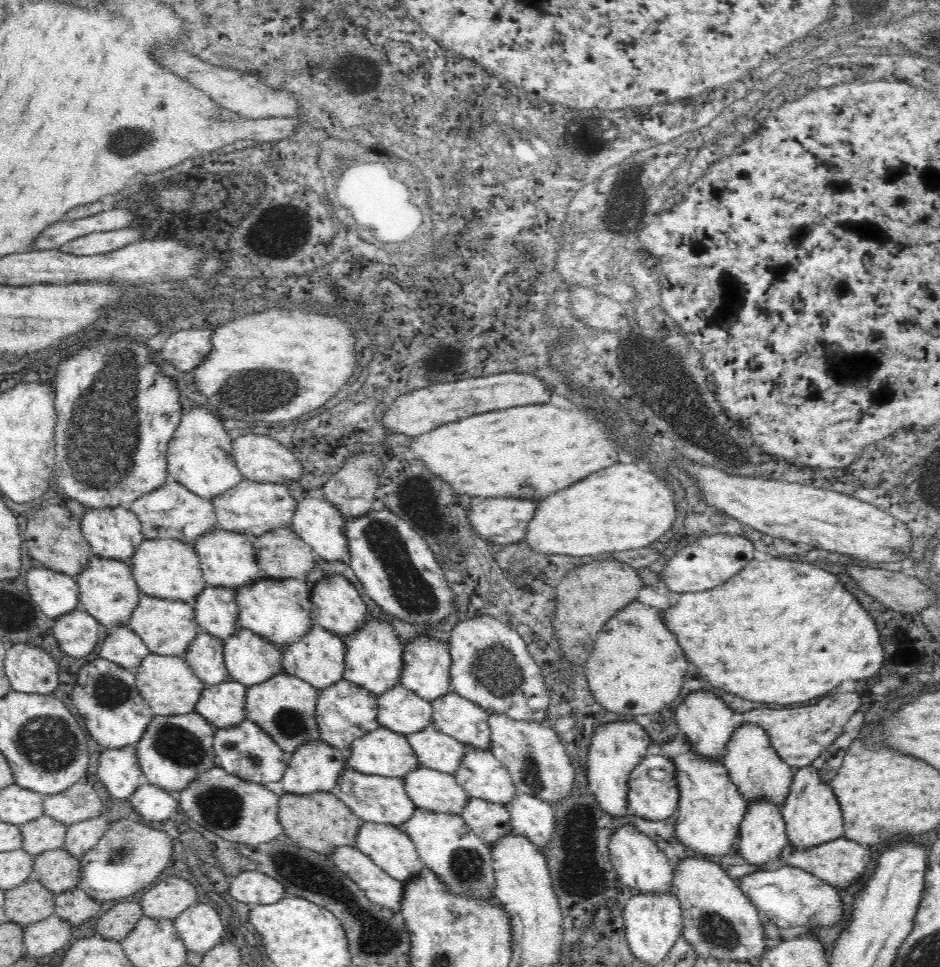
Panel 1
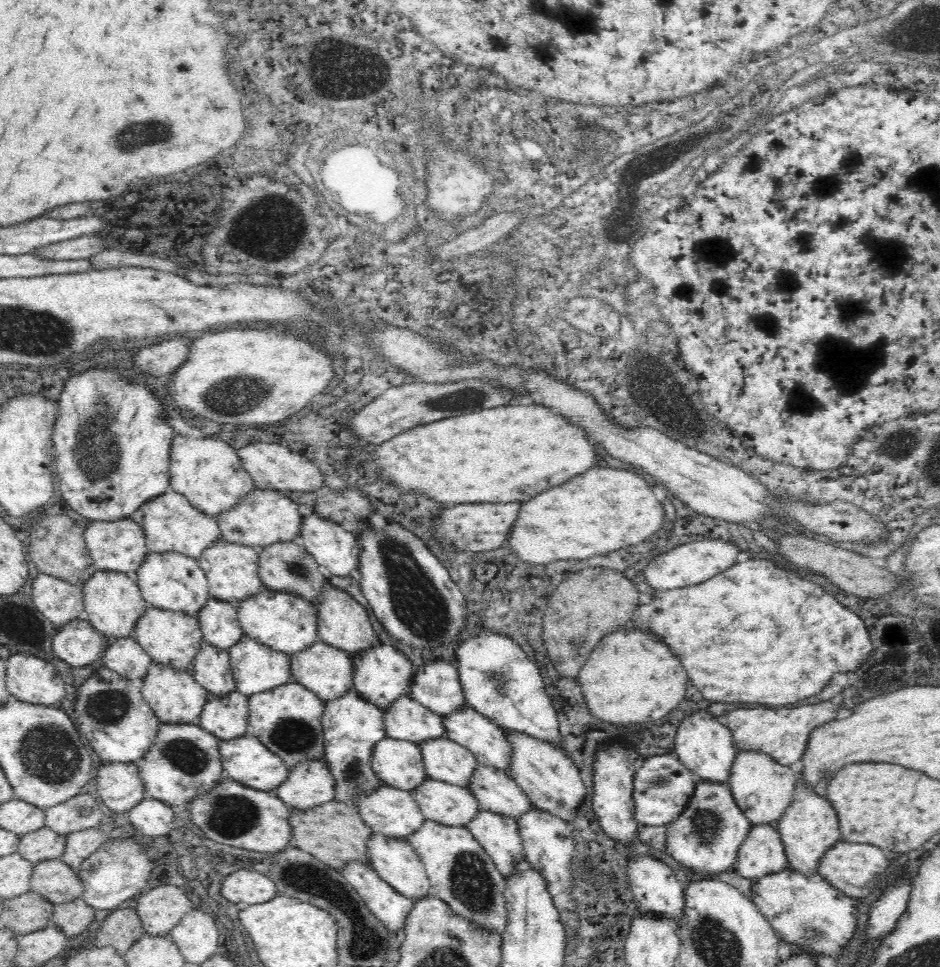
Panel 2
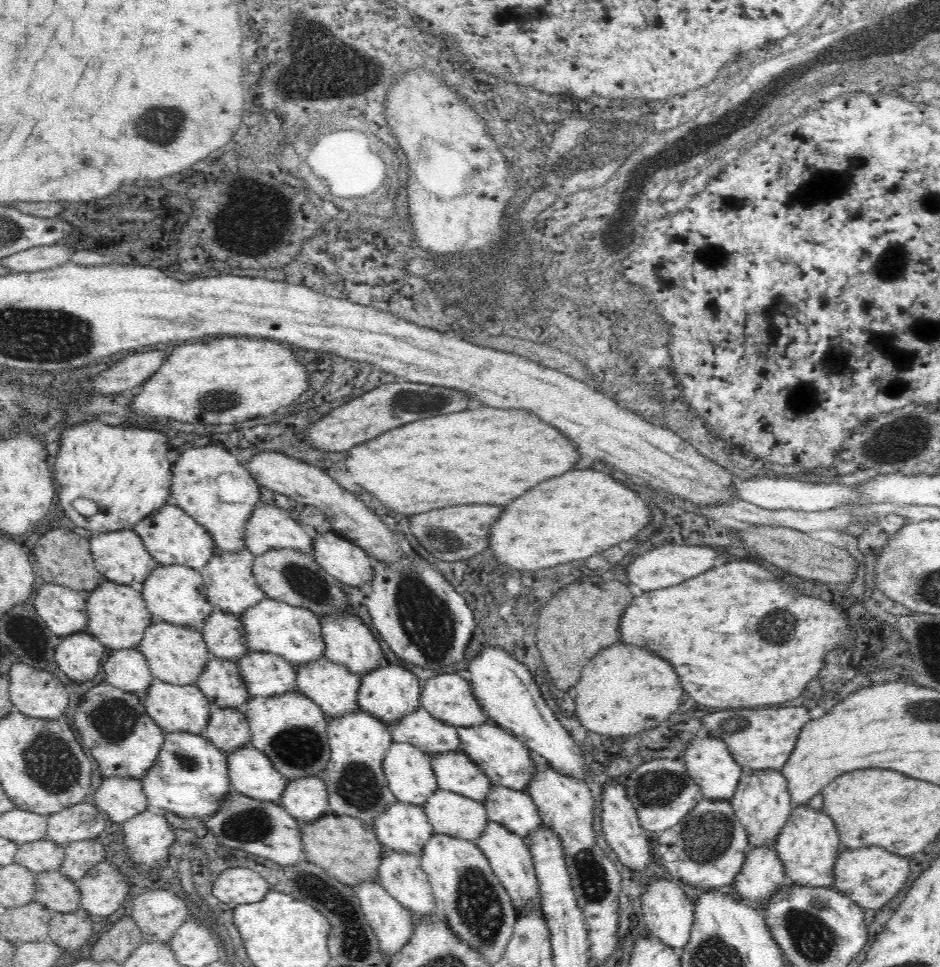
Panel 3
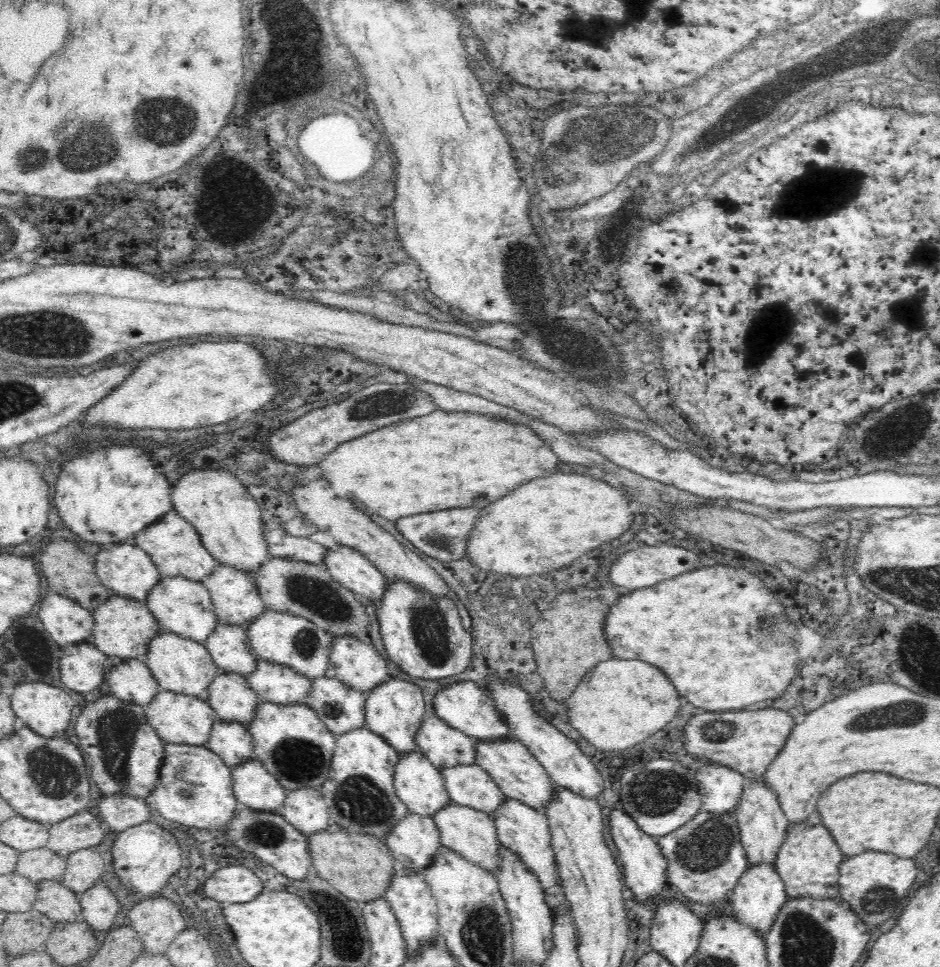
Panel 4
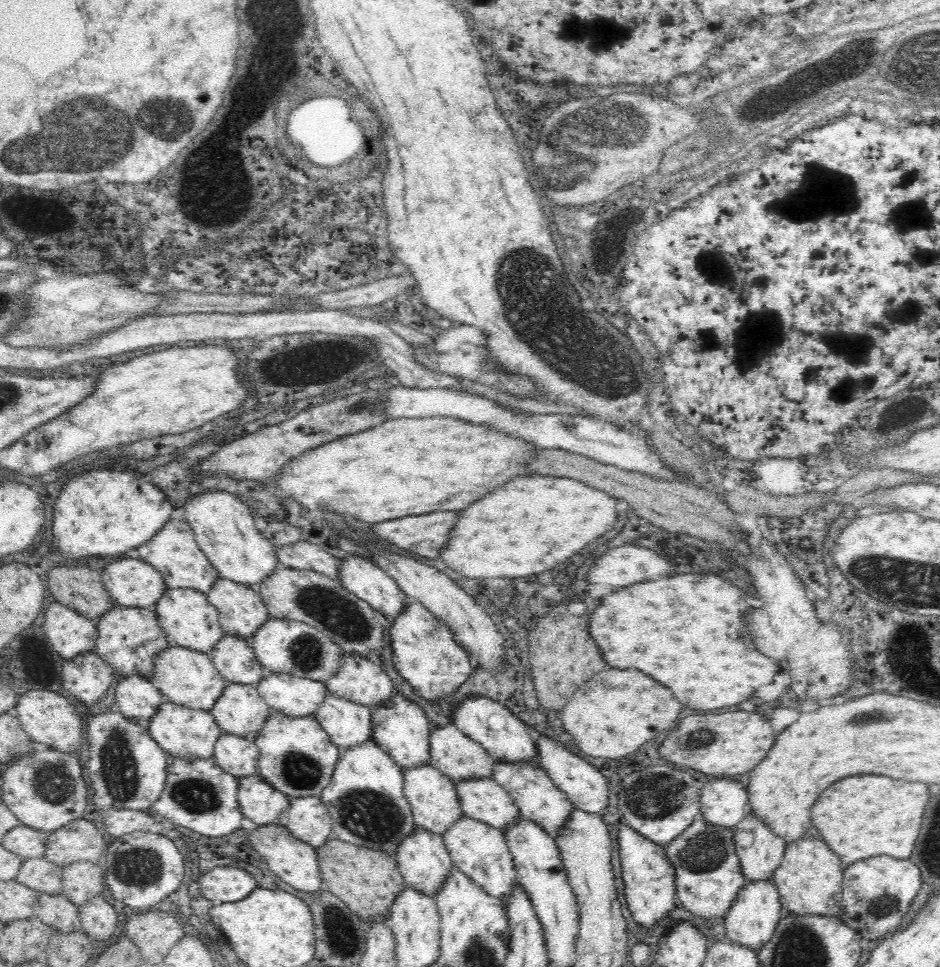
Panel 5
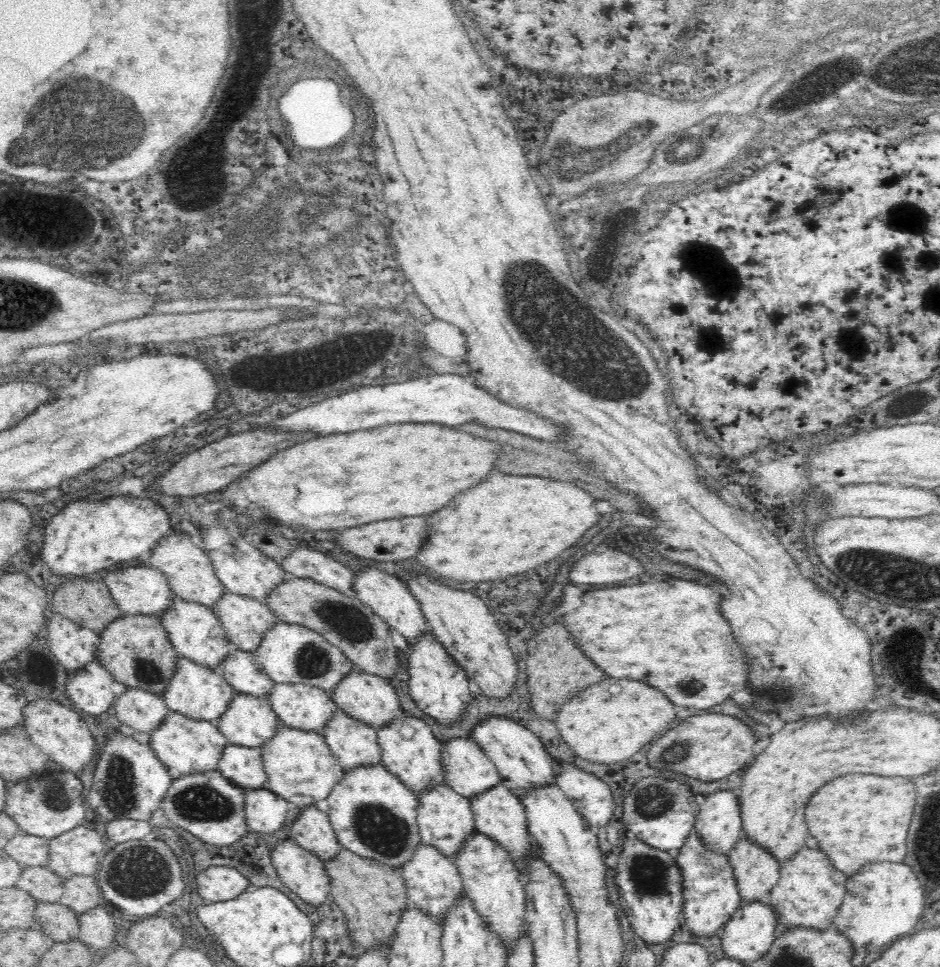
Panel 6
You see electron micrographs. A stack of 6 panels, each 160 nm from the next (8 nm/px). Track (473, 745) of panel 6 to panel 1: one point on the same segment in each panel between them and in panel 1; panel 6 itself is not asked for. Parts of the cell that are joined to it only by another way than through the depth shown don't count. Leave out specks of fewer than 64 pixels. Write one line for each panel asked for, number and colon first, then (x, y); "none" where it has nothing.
1: (400, 710)
2: (406, 719)
3: (424, 731)
4: (445, 747)
5: (455, 755)

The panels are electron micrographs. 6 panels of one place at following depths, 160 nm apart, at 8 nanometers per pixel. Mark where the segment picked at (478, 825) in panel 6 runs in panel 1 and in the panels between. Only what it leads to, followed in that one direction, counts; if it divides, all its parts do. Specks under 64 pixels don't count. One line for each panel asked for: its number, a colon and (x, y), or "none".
1: (434, 749)
2: (444, 760)
3: (456, 772)
4: (471, 786)
5: (484, 799)

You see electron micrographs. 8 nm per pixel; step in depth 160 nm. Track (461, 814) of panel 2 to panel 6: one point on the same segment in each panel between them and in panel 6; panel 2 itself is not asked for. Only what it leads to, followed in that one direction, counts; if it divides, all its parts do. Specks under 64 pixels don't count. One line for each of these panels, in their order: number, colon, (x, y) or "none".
3: (450, 814)
4: (470, 833)
5: (481, 852)
6: (490, 878)

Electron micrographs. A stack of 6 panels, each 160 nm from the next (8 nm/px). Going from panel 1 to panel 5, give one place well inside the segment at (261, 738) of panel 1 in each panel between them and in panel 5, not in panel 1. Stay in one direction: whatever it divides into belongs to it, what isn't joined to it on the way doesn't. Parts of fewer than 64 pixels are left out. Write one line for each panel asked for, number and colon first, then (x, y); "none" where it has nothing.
2: (247, 761)
3: (251, 773)
4: (254, 787)
5: (259, 801)

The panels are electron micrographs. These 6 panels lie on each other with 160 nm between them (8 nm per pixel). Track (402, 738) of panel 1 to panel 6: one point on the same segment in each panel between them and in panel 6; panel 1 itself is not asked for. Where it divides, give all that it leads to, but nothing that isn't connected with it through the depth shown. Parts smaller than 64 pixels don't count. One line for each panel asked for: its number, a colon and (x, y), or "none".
2: (399, 763)
3: (408, 770)
4: (419, 783)
5: (433, 800)
6: (445, 818)

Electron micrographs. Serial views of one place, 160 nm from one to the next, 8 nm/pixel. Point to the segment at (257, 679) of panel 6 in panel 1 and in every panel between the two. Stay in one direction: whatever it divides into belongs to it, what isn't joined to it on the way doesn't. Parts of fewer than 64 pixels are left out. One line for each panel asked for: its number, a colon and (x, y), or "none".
1: (216, 609)
2: (218, 621)
3: (224, 634)
4: (228, 645)
5: (233, 656)

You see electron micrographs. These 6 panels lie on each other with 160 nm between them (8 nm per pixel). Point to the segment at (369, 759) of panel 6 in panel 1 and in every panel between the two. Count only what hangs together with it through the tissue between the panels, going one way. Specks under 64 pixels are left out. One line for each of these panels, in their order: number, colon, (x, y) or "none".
1: (318, 658)
2: (326, 671)
3: (335, 689)
4: (342, 709)
5: (347, 723)

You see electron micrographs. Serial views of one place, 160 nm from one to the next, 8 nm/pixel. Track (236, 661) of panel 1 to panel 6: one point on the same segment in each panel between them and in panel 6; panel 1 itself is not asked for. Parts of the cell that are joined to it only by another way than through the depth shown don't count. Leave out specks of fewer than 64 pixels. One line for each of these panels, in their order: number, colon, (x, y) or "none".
2: (257, 668)
3: (264, 674)
4: (274, 683)
5: (286, 693)
6: (302, 706)

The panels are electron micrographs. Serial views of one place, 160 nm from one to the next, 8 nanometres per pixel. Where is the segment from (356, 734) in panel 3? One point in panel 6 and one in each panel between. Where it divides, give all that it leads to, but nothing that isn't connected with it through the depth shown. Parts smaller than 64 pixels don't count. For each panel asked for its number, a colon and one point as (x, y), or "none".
4: (360, 794)
5: (365, 798)
6: (374, 815)

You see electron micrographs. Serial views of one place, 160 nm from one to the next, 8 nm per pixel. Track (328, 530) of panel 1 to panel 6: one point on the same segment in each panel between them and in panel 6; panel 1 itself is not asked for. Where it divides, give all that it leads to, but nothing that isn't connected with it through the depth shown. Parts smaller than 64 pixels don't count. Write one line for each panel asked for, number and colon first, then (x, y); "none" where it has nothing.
2: (336, 550)
3: (349, 564)
4: (351, 569)
5: (365, 579)
6: (388, 596)

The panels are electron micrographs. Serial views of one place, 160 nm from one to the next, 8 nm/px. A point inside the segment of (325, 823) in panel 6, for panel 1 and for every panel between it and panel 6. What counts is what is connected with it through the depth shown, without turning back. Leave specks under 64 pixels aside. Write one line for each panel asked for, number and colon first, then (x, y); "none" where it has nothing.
1: (315, 767)
2: (310, 783)
3: (306, 799)
4: (305, 809)
5: (308, 819)

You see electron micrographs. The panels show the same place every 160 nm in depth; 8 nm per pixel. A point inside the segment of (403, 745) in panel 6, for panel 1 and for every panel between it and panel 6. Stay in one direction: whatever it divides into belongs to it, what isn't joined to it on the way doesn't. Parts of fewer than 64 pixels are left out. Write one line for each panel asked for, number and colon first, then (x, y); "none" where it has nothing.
1: (373, 660)
2: (382, 675)
3: (390, 692)
4: (395, 710)
5: (400, 727)

